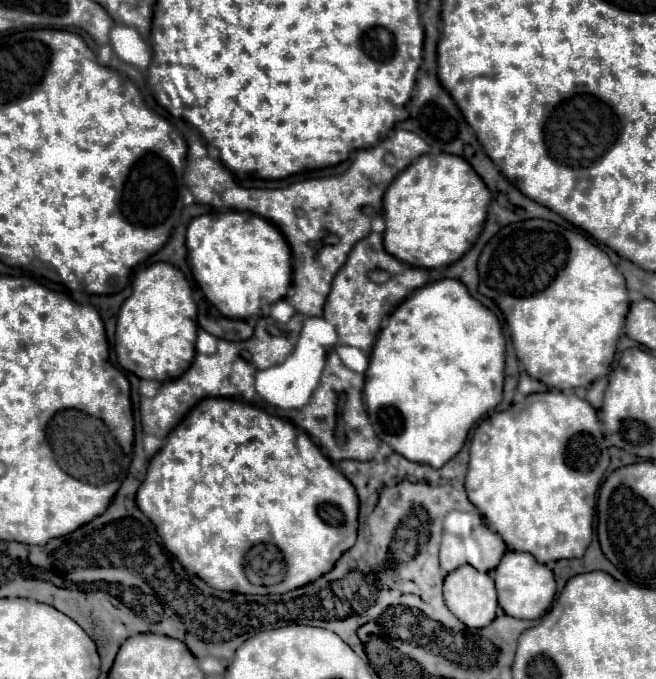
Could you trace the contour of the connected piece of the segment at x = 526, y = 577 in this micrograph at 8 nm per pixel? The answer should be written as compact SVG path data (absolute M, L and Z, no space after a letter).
M506 551L502 561L496 567L496 591L498 591L498 605L504 609L506 615L516 619L538 619L542 617L554 601L556 595L556 581L552 571L538 563L530 553L520 551Z

